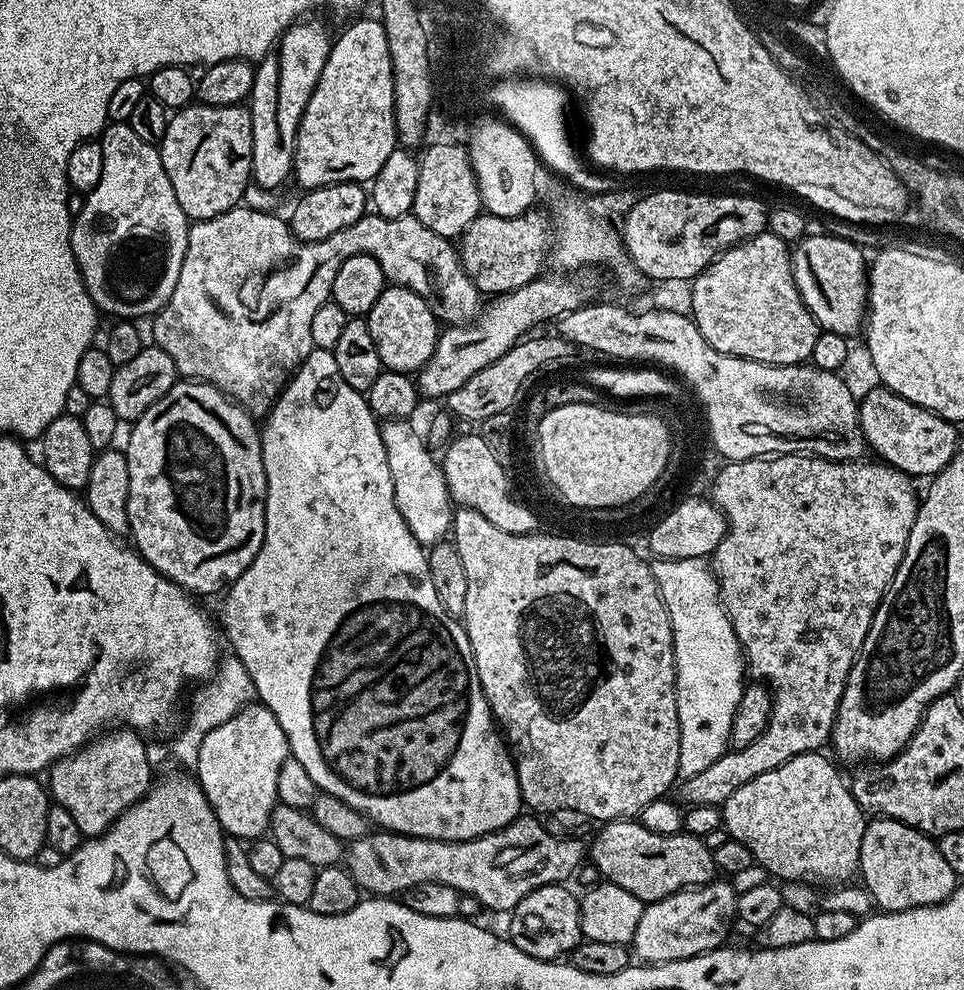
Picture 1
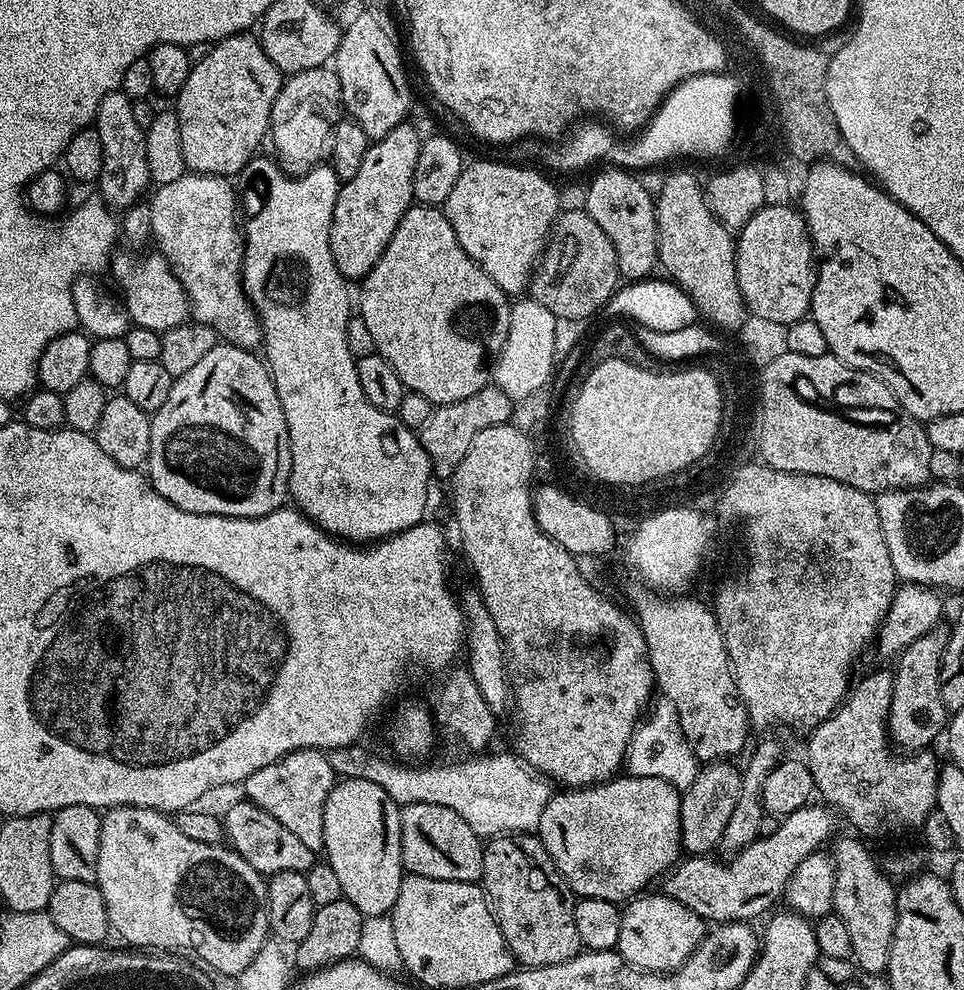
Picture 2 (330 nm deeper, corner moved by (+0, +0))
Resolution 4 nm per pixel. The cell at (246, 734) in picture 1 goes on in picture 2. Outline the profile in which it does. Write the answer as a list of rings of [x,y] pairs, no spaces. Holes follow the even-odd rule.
[[[298,748],[275,760],[270,766],[262,766],[262,770],[254,770],[242,782],[243,795],[254,806],[262,806],[266,814],[278,818],[286,830],[298,837],[298,842],[310,846],[310,850],[319,853],[324,846],[322,838],[322,810],[326,806],[326,798],[337,782],[337,774],[331,768],[327,755],[318,748]]]

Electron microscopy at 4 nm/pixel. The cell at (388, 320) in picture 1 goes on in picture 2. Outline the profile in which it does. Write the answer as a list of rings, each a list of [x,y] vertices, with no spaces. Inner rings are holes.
[[[439,207],[409,208],[402,222],[398,222],[398,230],[394,230],[386,250],[382,250],[382,258],[374,262],[359,288],[358,315],[374,338],[375,355],[386,358],[386,362],[394,366],[407,391],[422,394],[422,398],[439,406],[462,402],[462,398],[478,394],[478,390],[489,383],[490,357],[504,347],[510,330],[512,304],[508,293],[497,286],[494,278],[490,278],[466,250],[462,250],[454,226],[450,226]]]

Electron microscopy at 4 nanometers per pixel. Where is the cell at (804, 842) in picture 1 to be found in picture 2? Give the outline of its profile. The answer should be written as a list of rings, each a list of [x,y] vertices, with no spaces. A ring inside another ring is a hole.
[[[837,839],[836,849],[831,849],[830,855],[836,865],[832,906],[835,915],[840,916],[850,930],[850,943],[854,945],[852,960],[855,967],[864,974],[880,974],[887,969],[890,958],[896,921],[897,889],[881,865],[879,868],[875,858],[868,853],[868,848],[864,845],[867,843],[863,839],[855,839]]]

